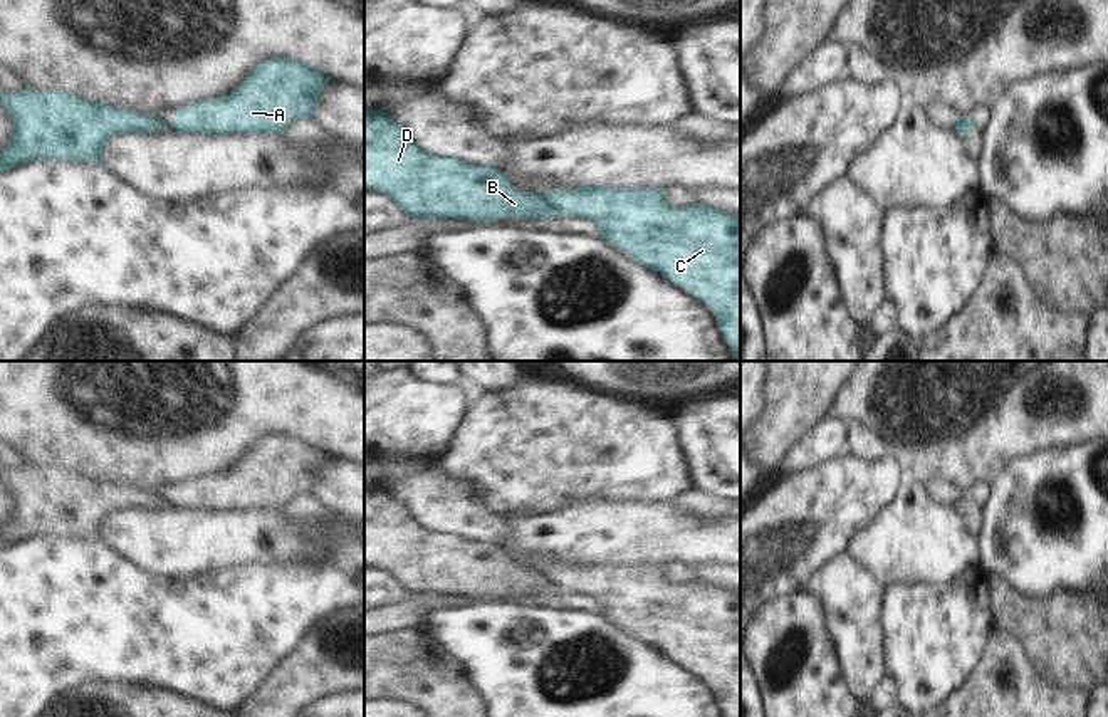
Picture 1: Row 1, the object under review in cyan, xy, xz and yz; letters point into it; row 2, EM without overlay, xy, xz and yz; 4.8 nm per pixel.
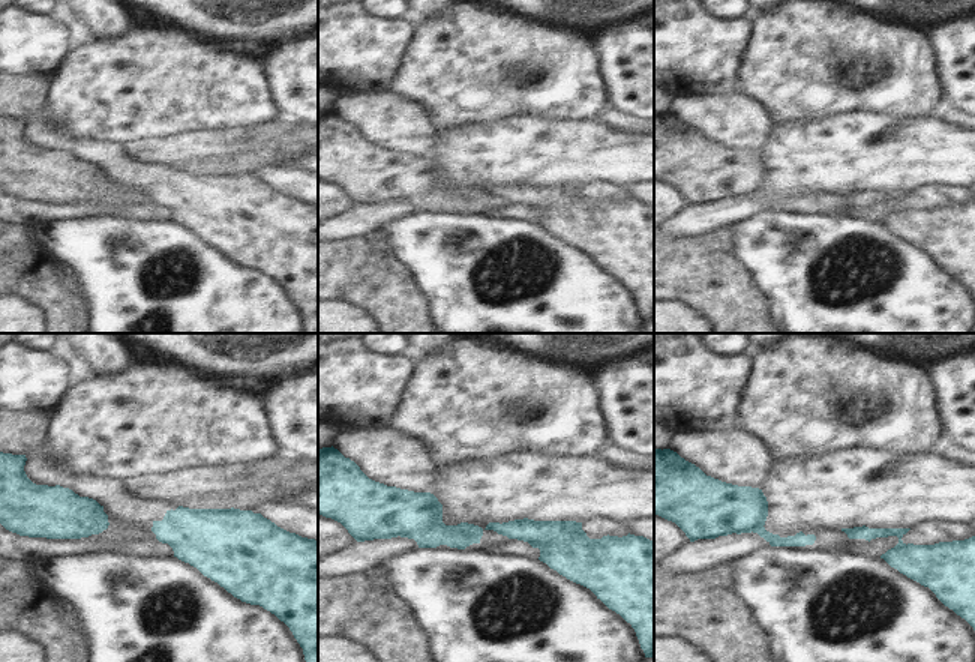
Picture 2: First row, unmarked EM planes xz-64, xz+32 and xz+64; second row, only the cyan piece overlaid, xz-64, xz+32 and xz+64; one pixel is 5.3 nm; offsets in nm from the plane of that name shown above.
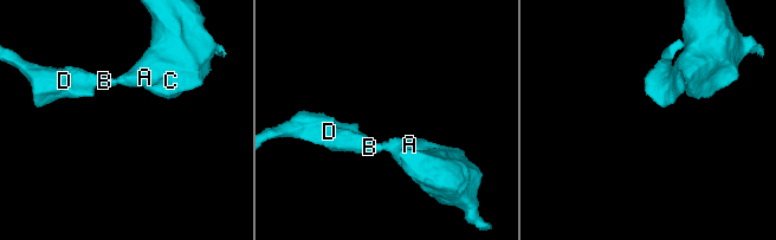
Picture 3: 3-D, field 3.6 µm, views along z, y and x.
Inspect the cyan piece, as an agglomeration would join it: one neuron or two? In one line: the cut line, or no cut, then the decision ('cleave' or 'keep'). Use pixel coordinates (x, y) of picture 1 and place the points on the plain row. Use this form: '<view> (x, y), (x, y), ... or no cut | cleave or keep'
xz (546, 573), (553, 588) | cleave

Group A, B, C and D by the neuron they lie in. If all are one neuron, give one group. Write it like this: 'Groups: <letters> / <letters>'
Groups: A C / B D.

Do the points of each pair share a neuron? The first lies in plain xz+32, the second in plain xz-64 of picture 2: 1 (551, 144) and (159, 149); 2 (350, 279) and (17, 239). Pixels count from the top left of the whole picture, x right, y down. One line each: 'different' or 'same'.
1: same
2: different

